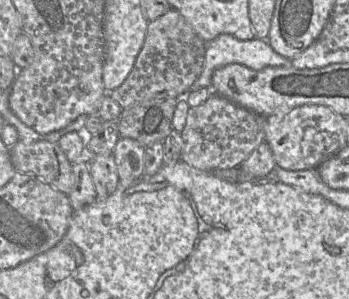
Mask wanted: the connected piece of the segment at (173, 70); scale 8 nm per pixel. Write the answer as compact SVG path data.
M170 9L161 17L149 22L145 41L131 72L118 88L108 92L108 94L122 109L129 108L144 99L154 98L156 94L167 94L169 97L182 98L200 76L205 55L206 42L198 36L177 10Z

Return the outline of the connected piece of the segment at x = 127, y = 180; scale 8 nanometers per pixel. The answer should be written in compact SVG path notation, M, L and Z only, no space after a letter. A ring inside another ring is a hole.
M121 137L112 153L121 185L129 185L143 176L145 146L140 142Z

